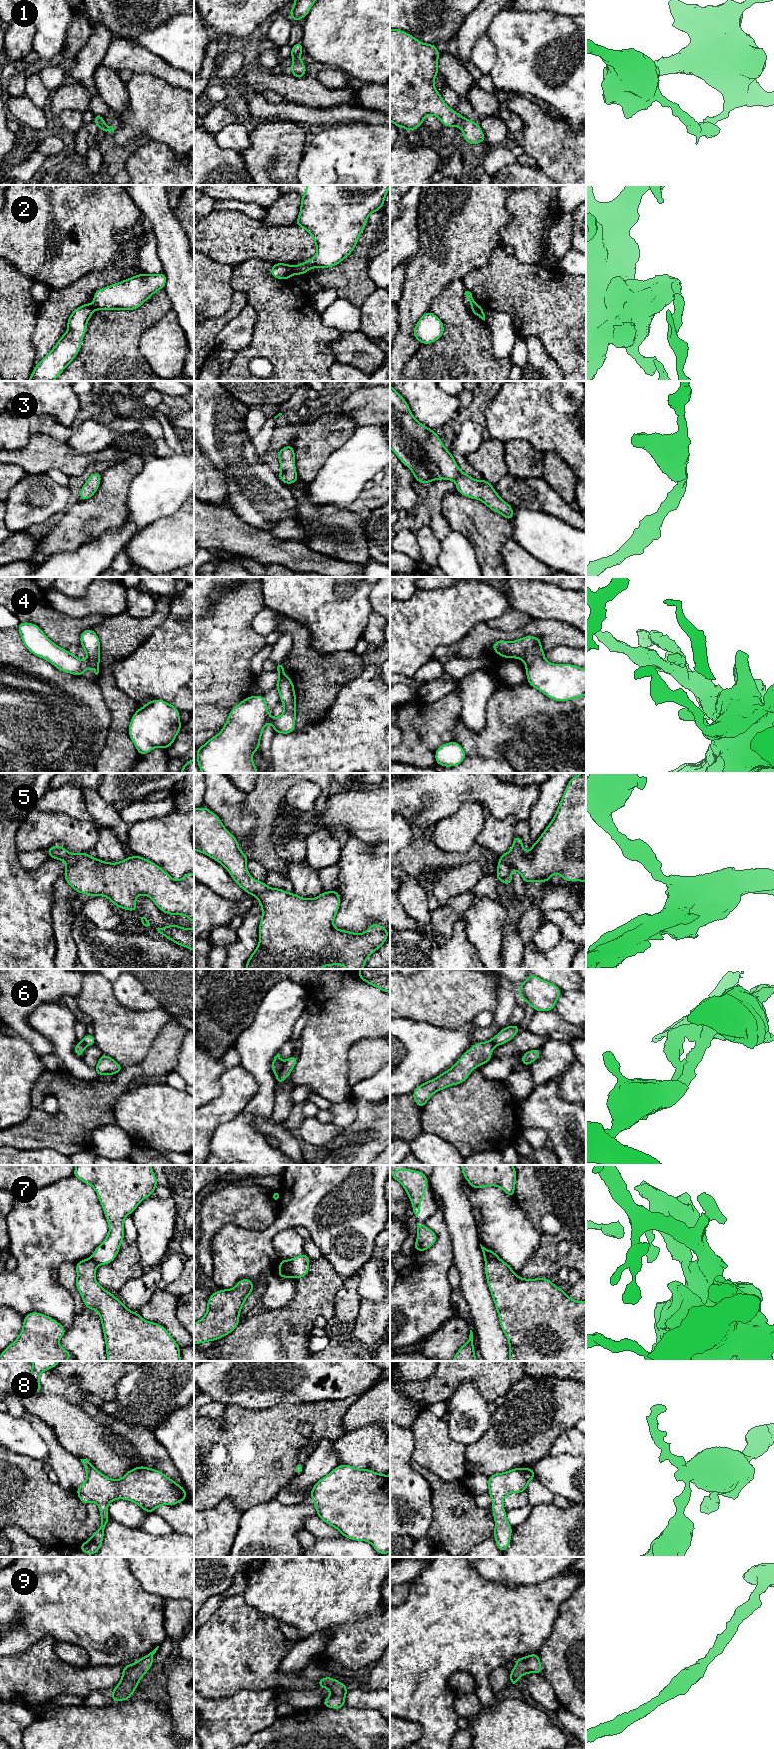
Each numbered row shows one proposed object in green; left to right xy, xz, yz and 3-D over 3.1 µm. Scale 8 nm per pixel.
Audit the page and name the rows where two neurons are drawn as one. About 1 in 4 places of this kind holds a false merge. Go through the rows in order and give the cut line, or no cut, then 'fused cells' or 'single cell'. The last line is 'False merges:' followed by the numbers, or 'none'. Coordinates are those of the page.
1: no cut; single cell
2: cut in xz along (290, 266), (294, 273); fused cells
3: no cut; single cell
4: no cut; single cell
5: no cut; single cell
6: cut in xz along (283, 1063), (282, 1067), (275, 1073); fused cells
7: cut in xz along (287, 1260), (289, 1273), (292, 1276); fused cells
8: no cut; single cell
9: no cut; single cell
False merges: 2, 6, 7

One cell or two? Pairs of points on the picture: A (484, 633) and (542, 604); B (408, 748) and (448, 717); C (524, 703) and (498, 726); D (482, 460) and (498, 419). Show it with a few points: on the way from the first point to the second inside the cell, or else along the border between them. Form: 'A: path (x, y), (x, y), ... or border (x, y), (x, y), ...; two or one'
A: border (532, 618), (555, 620); two
B: path (418, 738), (438, 719); one
C: path (518, 709), (504, 723); one
D: border (491, 437), (503, 444); two

